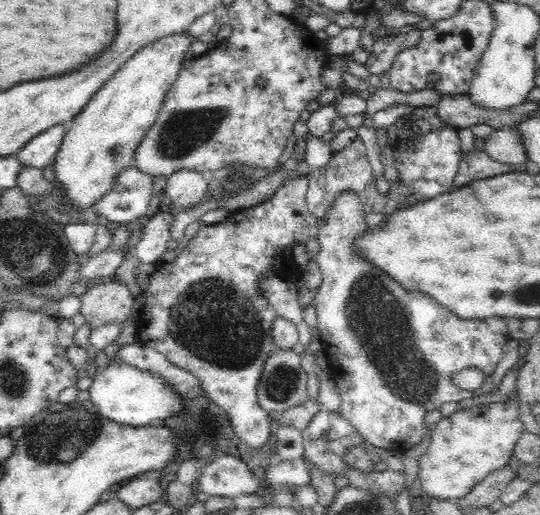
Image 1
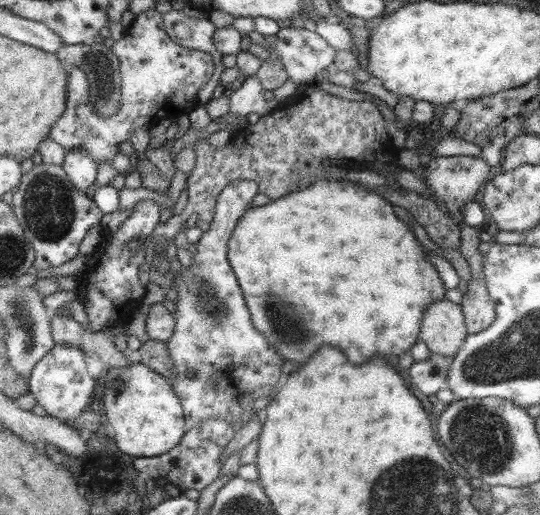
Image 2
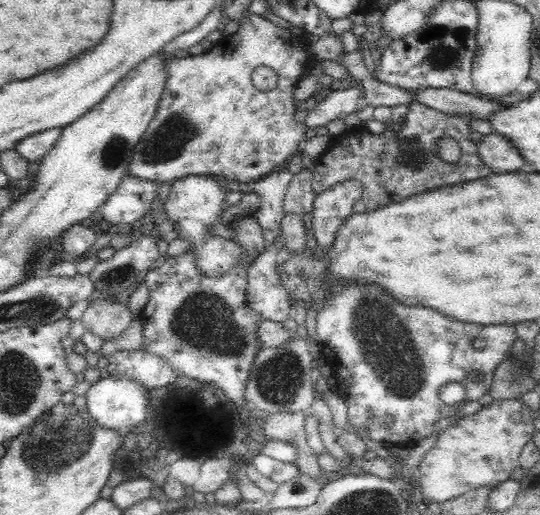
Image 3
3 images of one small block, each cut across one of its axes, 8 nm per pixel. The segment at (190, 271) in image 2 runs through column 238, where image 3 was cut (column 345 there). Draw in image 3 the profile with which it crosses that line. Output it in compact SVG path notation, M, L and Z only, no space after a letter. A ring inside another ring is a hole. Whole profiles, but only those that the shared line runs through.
M354 179L344 180L332 188L315 194L312 204L311 228L319 250L326 252L346 216L352 214L352 205L362 196L362 185ZM374 284L330 287L326 308L317 314L317 332L322 359L332 366L337 378L337 390L348 407L349 424L356 429L364 426L368 436L376 442L384 442L386 445L404 443L408 446L430 436L435 430L435 424L442 419L444 404L438 397L440 386L448 382L462 382L468 390L465 403L478 401L488 393L496 366L517 340L516 328L512 324L472 325L446 318L422 306L400 306L398 300L392 300L392 296ZM477 338L486 342L486 348L478 350L472 347L472 341ZM470 372L482 372L482 382L472 382L468 378ZM386 416L394 416L390 428L382 423Z

